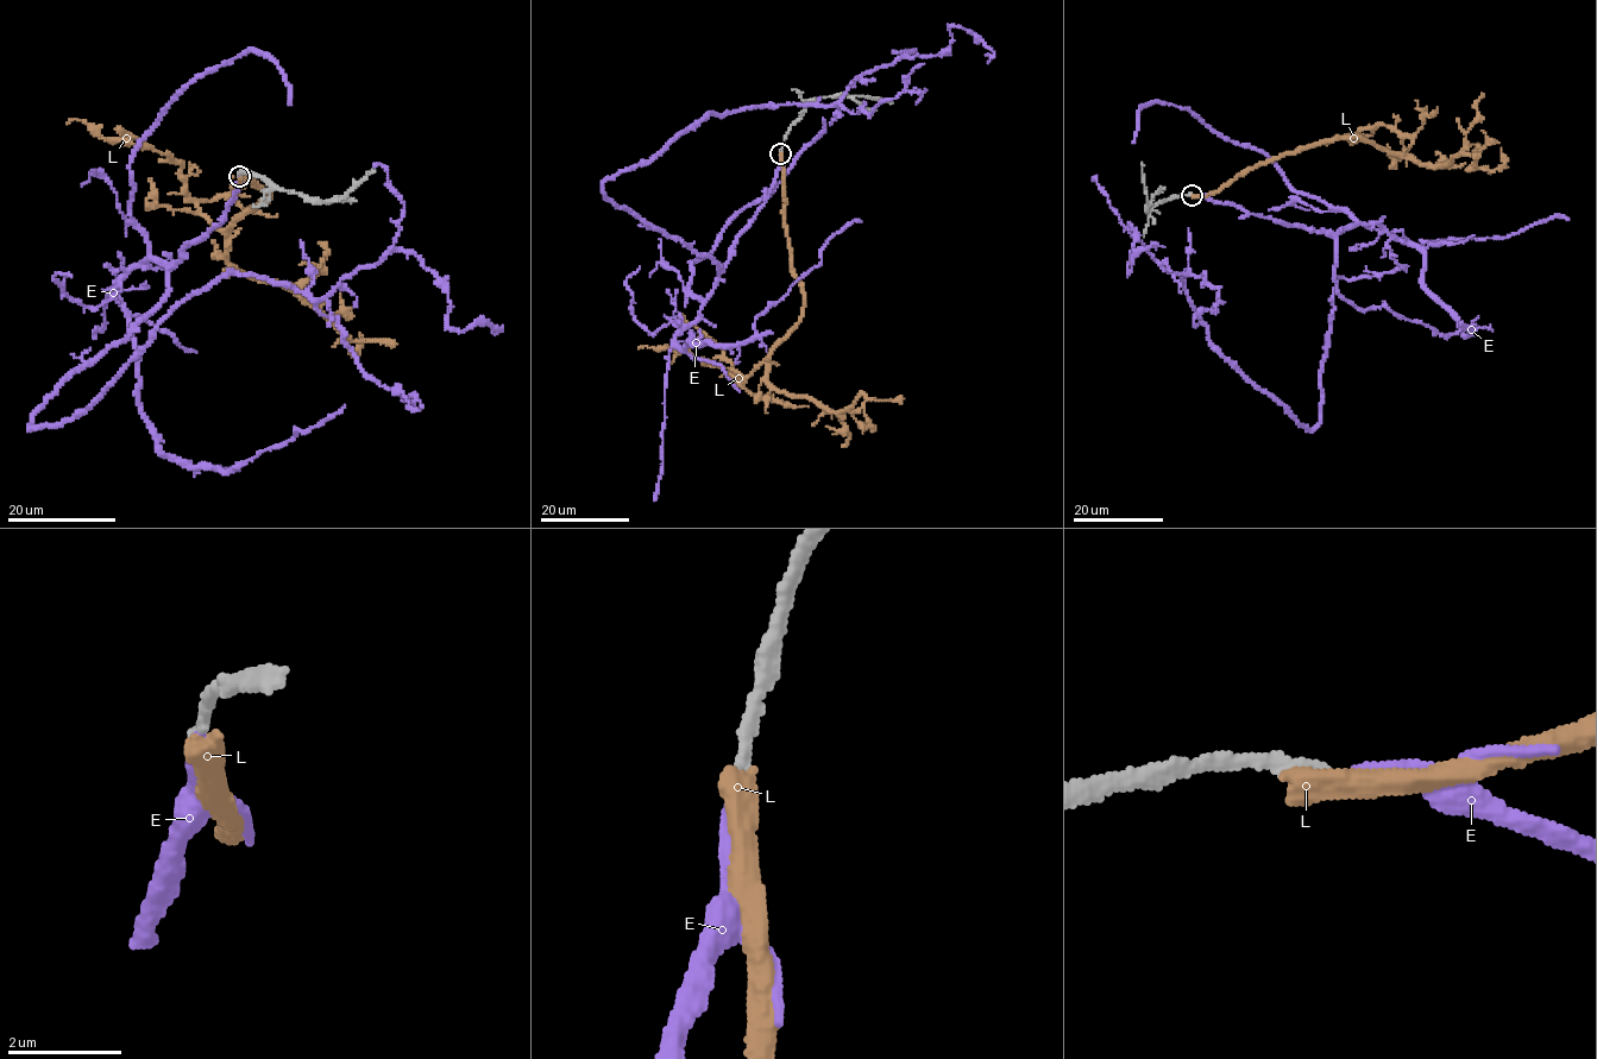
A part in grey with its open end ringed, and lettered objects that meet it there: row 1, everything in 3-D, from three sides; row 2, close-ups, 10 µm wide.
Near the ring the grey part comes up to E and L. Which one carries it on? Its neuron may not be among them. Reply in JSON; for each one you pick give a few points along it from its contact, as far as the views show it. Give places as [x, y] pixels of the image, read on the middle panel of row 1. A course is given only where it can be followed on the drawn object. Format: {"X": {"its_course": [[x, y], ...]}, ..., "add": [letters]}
{"E": {"its_course": [[780, 155], [718, 271], [603, 184], [710, 114], [838, 102], [854, 79], [944, 52], [949, 25], [988, 62]]}, "add": ["E"]}

